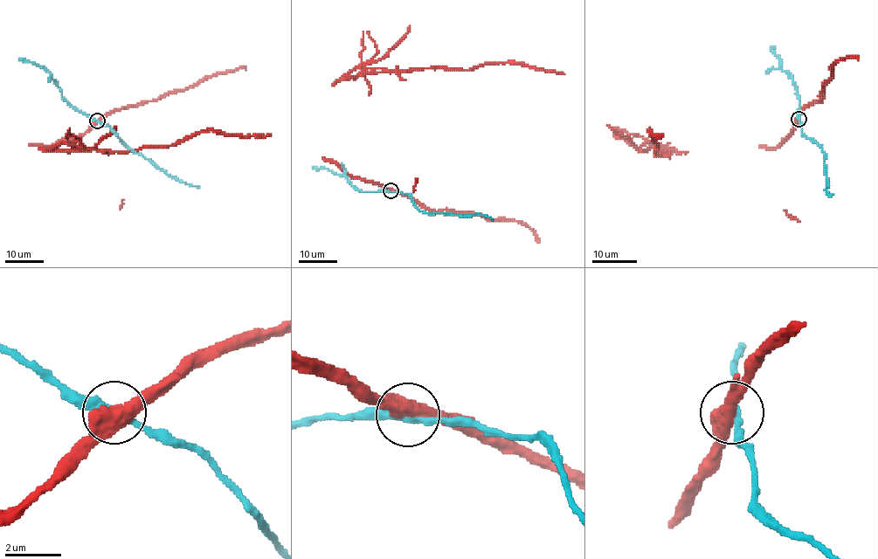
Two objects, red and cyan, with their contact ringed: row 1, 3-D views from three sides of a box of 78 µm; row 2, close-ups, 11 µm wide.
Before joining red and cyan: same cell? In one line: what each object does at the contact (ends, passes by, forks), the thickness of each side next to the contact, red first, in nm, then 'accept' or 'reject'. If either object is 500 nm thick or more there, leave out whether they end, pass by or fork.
550 nm thick on the red side, 240 nm on the other; reject

